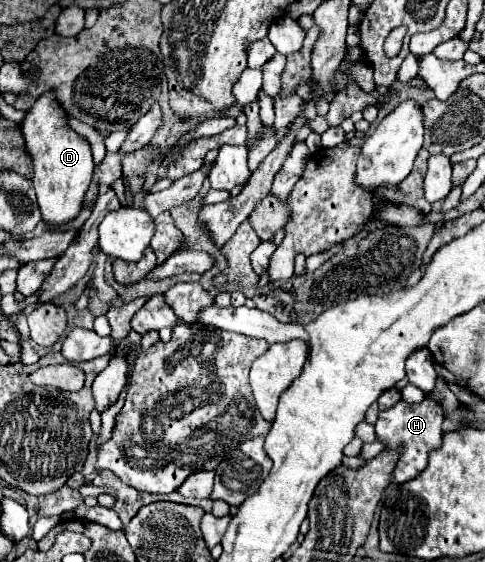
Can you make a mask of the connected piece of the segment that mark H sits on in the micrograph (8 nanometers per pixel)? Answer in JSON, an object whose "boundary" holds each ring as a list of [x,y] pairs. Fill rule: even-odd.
{"boundary":[[[428,398],[420,404],[408,404],[402,400],[396,406],[392,406],[390,410],[384,410],[378,414],[378,420],[374,424],[376,438],[386,446],[404,448],[404,454],[400,456],[400,460],[394,468],[396,484],[404,484],[404,482],[416,478],[428,464],[428,452],[442,446],[442,420],[444,420],[444,412],[442,412],[440,404],[436,404]]]}

